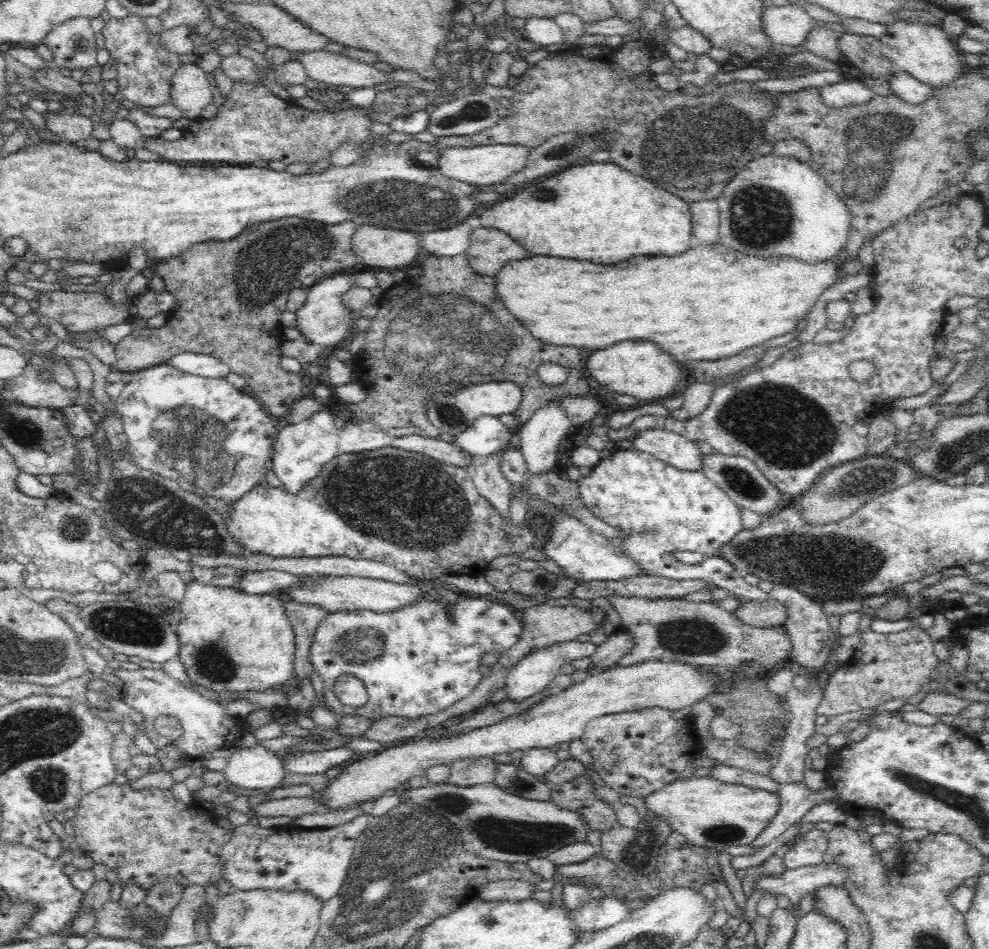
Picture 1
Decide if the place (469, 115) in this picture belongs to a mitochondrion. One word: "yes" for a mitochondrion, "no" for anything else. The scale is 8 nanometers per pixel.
yes

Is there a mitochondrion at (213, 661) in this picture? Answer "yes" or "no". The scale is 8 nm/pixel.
yes

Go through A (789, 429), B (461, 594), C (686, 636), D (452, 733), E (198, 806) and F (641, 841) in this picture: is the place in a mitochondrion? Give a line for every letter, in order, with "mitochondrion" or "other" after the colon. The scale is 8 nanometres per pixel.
A: mitochondrion
B: other
C: mitochondrion
D: other
E: other
F: mitochondrion

